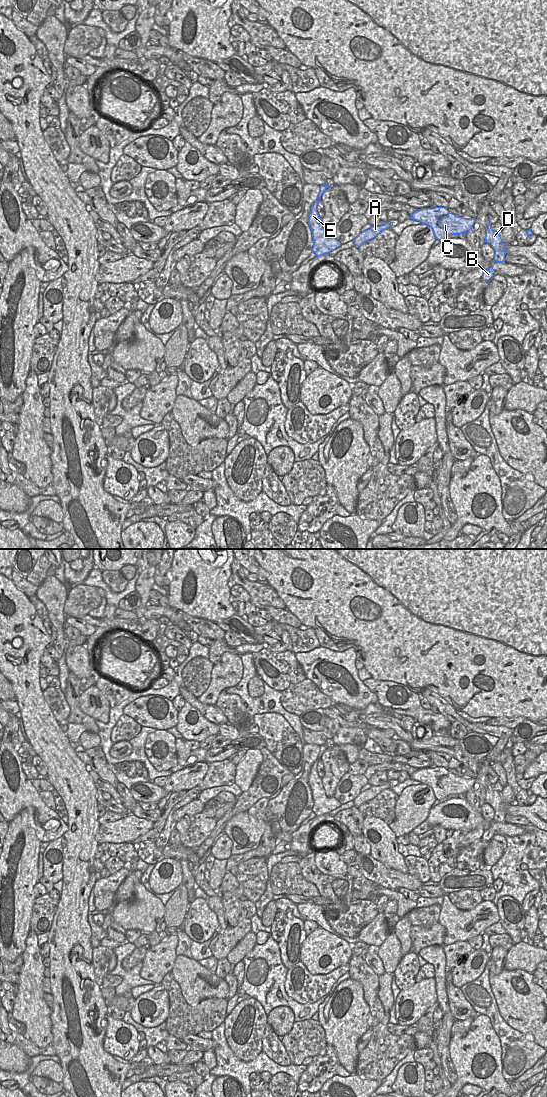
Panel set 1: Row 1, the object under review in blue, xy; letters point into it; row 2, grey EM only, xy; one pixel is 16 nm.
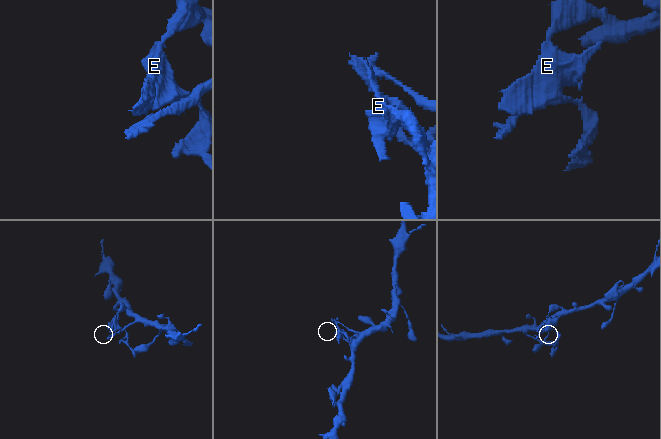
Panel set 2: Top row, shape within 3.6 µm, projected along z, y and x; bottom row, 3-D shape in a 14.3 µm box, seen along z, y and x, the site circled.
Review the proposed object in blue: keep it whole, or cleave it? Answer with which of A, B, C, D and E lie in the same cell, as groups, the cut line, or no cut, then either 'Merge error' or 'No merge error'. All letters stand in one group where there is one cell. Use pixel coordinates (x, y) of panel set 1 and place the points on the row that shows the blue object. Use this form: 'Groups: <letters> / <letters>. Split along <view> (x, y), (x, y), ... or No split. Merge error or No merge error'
Groups: A B C D / E. Split along xy (323, 184), (326, 188). Merge error

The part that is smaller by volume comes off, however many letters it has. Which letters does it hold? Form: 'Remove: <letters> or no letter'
Remove: E

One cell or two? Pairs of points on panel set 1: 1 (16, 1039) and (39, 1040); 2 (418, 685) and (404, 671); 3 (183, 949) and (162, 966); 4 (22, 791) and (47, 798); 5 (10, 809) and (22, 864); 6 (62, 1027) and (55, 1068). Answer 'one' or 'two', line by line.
1: two
2: one
3: two
4: two
5: two
6: two

